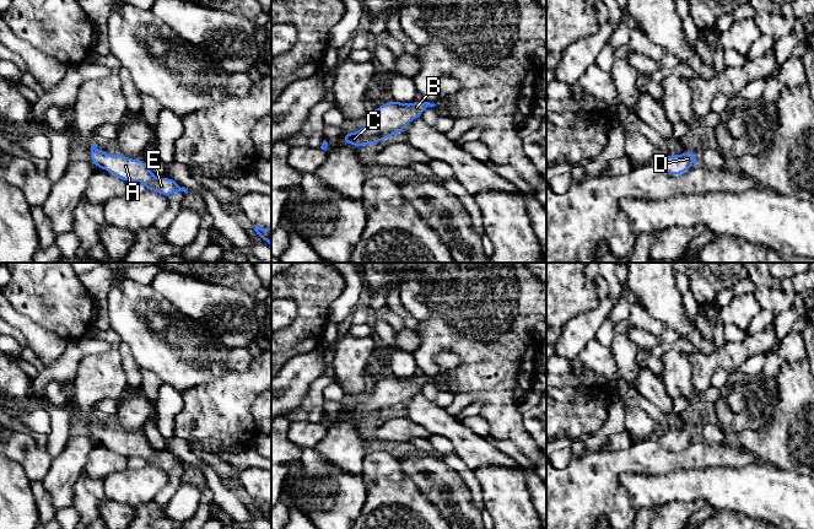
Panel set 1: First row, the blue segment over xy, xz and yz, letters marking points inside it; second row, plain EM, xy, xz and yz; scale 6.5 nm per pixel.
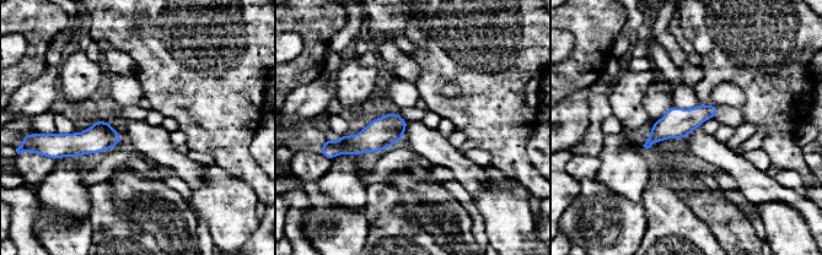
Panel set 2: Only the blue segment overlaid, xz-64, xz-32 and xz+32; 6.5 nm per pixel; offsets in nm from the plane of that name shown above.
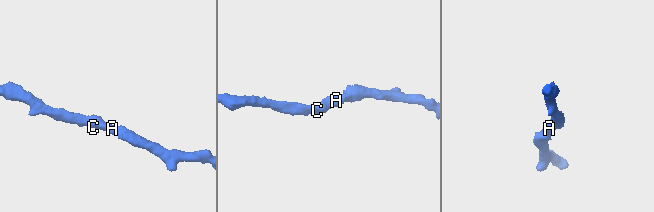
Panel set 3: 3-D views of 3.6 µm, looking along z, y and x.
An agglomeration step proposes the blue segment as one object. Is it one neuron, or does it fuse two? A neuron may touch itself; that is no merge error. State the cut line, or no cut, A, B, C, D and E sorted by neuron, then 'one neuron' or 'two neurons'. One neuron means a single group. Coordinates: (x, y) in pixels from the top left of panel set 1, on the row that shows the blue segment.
no cut | A B C D E | one neuron

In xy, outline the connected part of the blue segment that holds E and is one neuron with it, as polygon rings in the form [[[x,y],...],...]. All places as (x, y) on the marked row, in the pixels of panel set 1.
[[[91,144],[91,162],[98,168],[112,172],[114,176],[129,182],[140,182],[147,190],[157,191],[165,196],[173,193],[188,193],[184,187],[179,187],[176,180],[167,177],[157,178],[149,169],[145,161],[133,160],[124,155],[109,155]]]

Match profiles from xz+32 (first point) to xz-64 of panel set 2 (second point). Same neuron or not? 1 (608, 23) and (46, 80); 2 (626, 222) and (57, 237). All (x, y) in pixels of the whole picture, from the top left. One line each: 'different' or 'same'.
1: different
2: same

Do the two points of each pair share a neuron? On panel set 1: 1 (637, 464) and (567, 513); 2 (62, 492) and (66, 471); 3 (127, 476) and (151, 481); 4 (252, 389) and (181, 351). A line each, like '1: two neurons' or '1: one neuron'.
1: one neuron
2: one neuron
3: one neuron
4: two neurons

